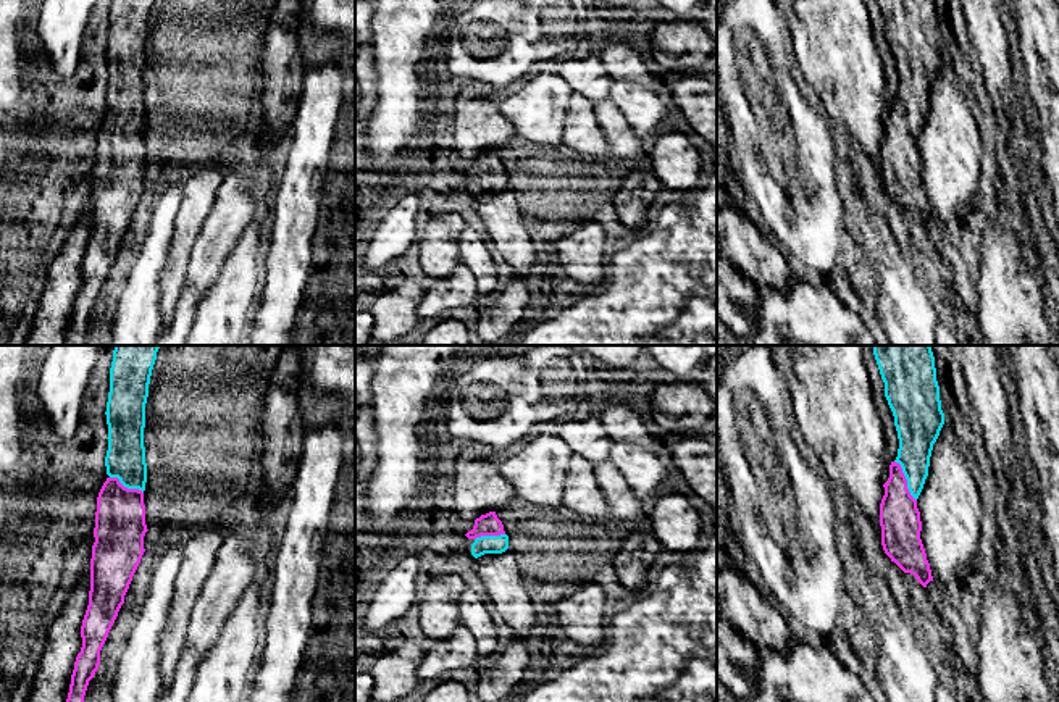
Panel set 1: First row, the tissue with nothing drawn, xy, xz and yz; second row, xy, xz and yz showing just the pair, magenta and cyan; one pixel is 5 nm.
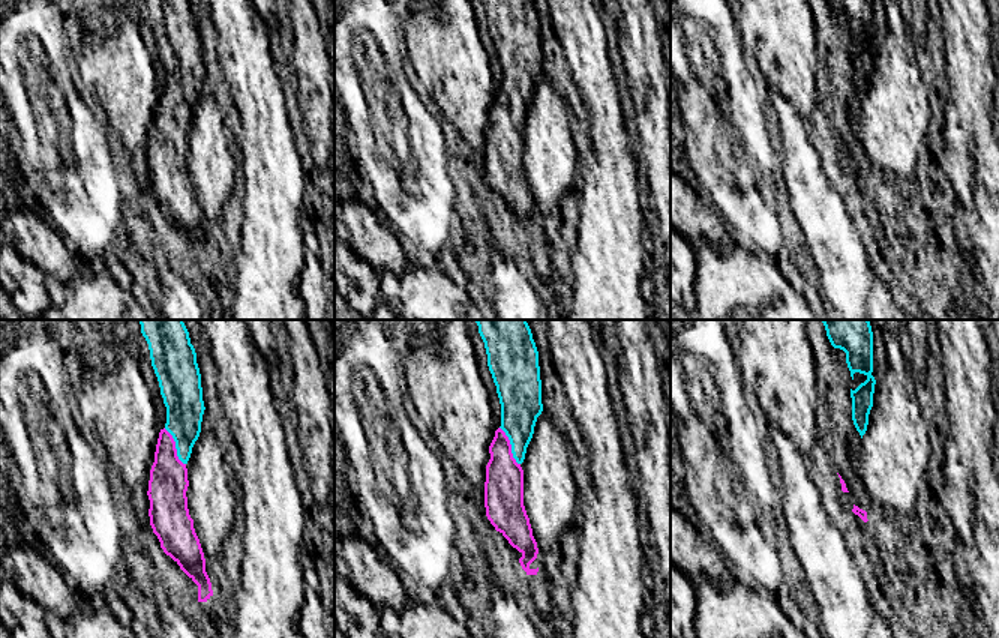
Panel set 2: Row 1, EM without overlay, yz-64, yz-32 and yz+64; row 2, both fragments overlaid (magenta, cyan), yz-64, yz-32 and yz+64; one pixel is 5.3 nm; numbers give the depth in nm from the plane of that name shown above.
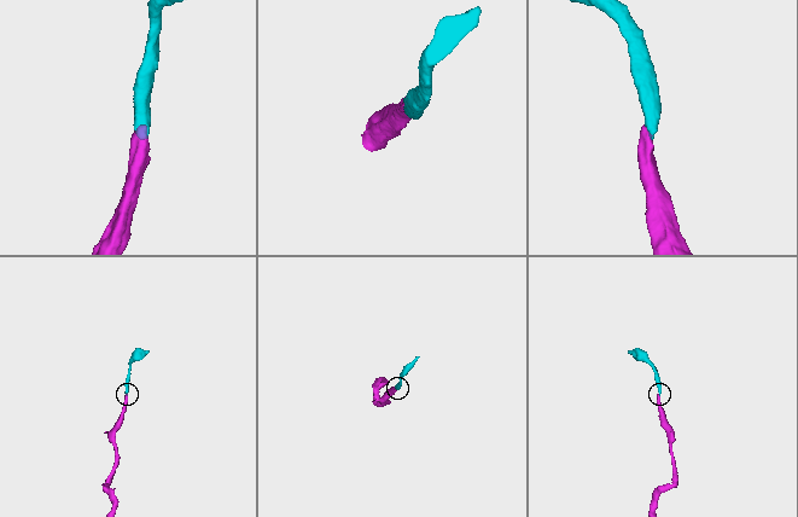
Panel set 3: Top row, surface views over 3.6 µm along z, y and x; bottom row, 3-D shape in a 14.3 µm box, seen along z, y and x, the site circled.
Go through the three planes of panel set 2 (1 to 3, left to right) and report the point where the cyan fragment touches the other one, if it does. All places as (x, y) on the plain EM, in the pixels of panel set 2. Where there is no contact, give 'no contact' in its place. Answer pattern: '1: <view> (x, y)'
1: yz-64 (174, 110)
2: yz-32 (510, 110)
3: no contact

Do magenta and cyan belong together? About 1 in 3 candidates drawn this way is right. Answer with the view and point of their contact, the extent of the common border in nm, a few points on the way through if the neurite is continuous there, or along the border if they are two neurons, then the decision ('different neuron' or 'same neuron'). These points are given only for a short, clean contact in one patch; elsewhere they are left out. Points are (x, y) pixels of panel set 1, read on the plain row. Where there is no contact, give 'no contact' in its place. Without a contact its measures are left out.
yz (906, 120) | 240 nm | across yz (899, 157), (899, 136), (906, 120), (917, 71) | same neuron

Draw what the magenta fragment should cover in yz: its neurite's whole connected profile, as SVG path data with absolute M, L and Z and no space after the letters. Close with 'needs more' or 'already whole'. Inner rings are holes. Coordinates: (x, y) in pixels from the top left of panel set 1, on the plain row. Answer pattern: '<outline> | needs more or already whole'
M877 0L877 3L899 77L898 95L891 100L889 116L883 123L885 134L880 142L881 184L891 200L904 211L914 213L927 226L933 215L920 178L922 160L917 137L928 115L933 82L944 63L936 6L935 0Z | needs more

